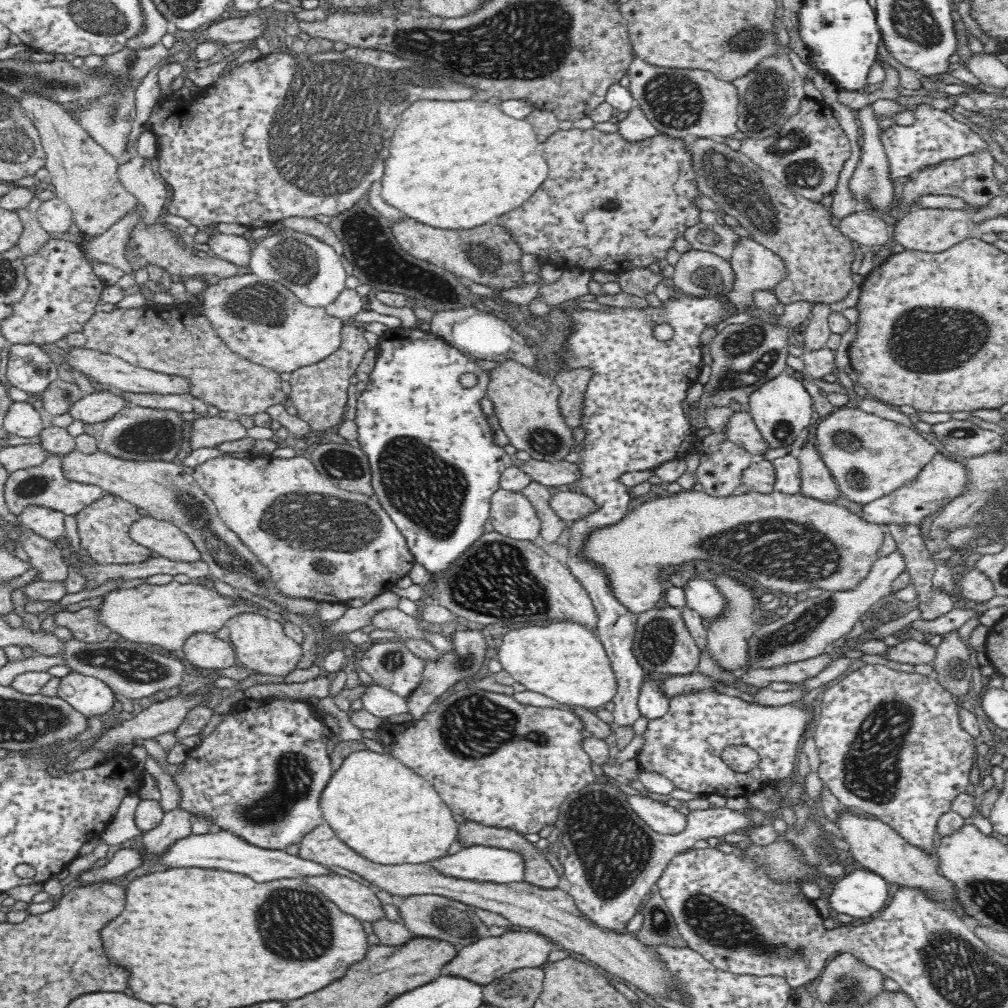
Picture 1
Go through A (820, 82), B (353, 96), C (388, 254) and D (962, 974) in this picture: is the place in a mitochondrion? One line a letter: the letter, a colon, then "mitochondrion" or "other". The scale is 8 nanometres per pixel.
A: other
B: mitochondrion
C: mitochondrion
D: mitochondrion

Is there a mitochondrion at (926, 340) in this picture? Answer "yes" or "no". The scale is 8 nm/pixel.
yes

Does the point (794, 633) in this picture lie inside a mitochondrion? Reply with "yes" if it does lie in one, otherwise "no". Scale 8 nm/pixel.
yes

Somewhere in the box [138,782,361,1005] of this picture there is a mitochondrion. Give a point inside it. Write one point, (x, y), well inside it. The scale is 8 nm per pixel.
(293, 923)

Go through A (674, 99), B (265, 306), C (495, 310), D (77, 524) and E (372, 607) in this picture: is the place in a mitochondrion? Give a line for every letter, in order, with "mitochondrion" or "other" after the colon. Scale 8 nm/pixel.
A: mitochondrion
B: mitochondrion
C: other
D: other
E: other

